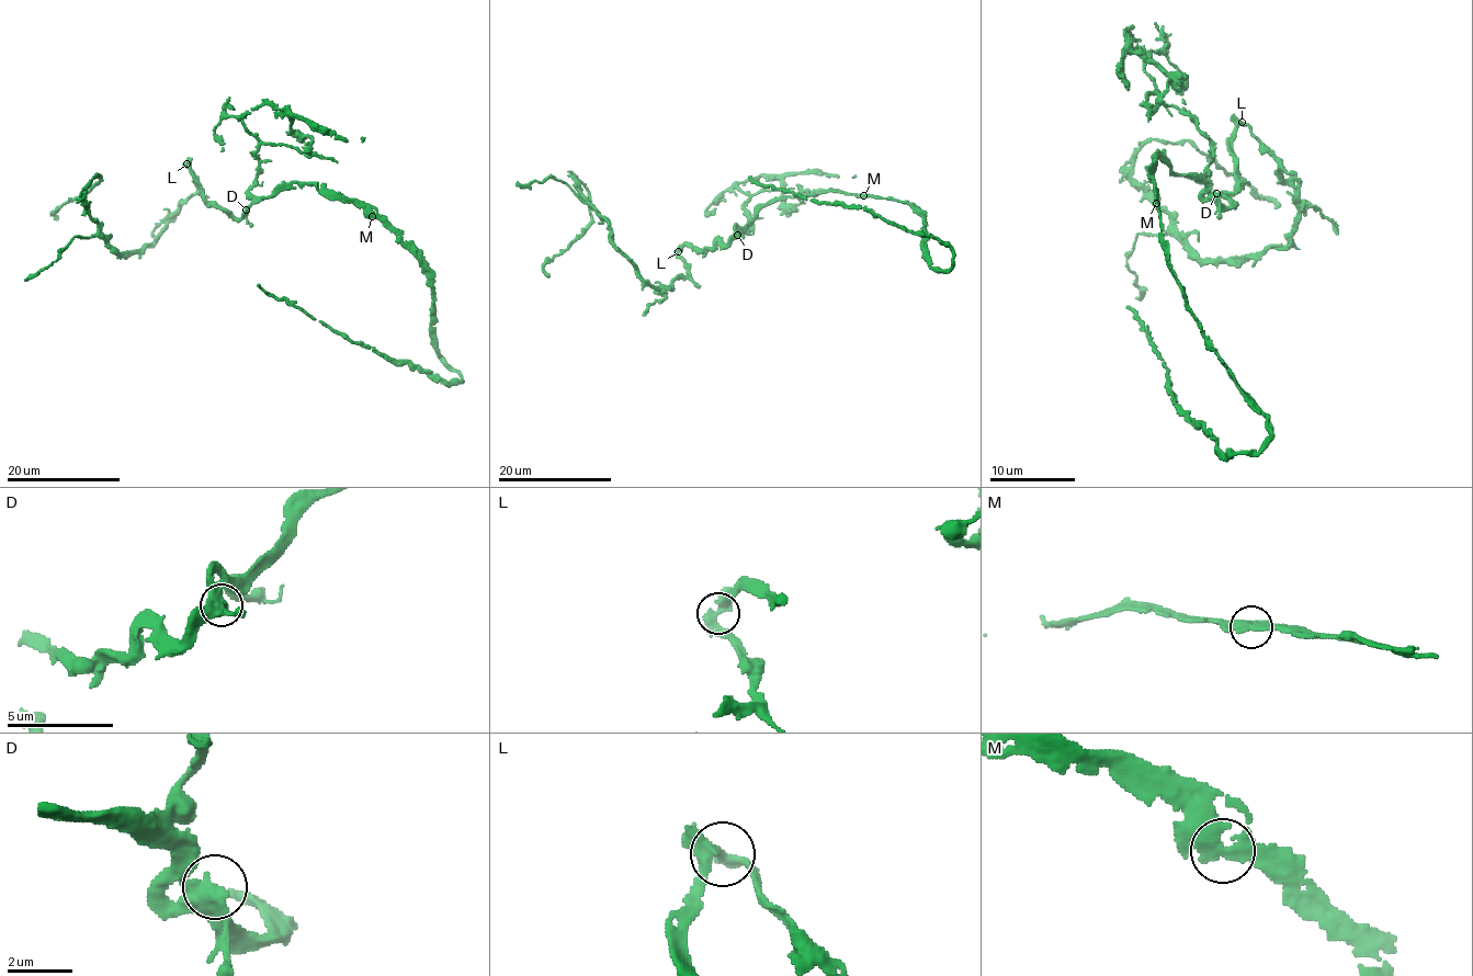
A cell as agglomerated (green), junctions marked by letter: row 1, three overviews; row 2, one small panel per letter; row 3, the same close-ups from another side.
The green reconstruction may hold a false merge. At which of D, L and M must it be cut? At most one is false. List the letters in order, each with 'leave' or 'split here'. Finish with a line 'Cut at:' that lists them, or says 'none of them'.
D: leave
L: leave
M: leave
Cut at: none of them

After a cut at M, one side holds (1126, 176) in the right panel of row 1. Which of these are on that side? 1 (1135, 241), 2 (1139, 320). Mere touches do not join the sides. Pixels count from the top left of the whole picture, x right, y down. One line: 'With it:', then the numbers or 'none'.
With it: 1

